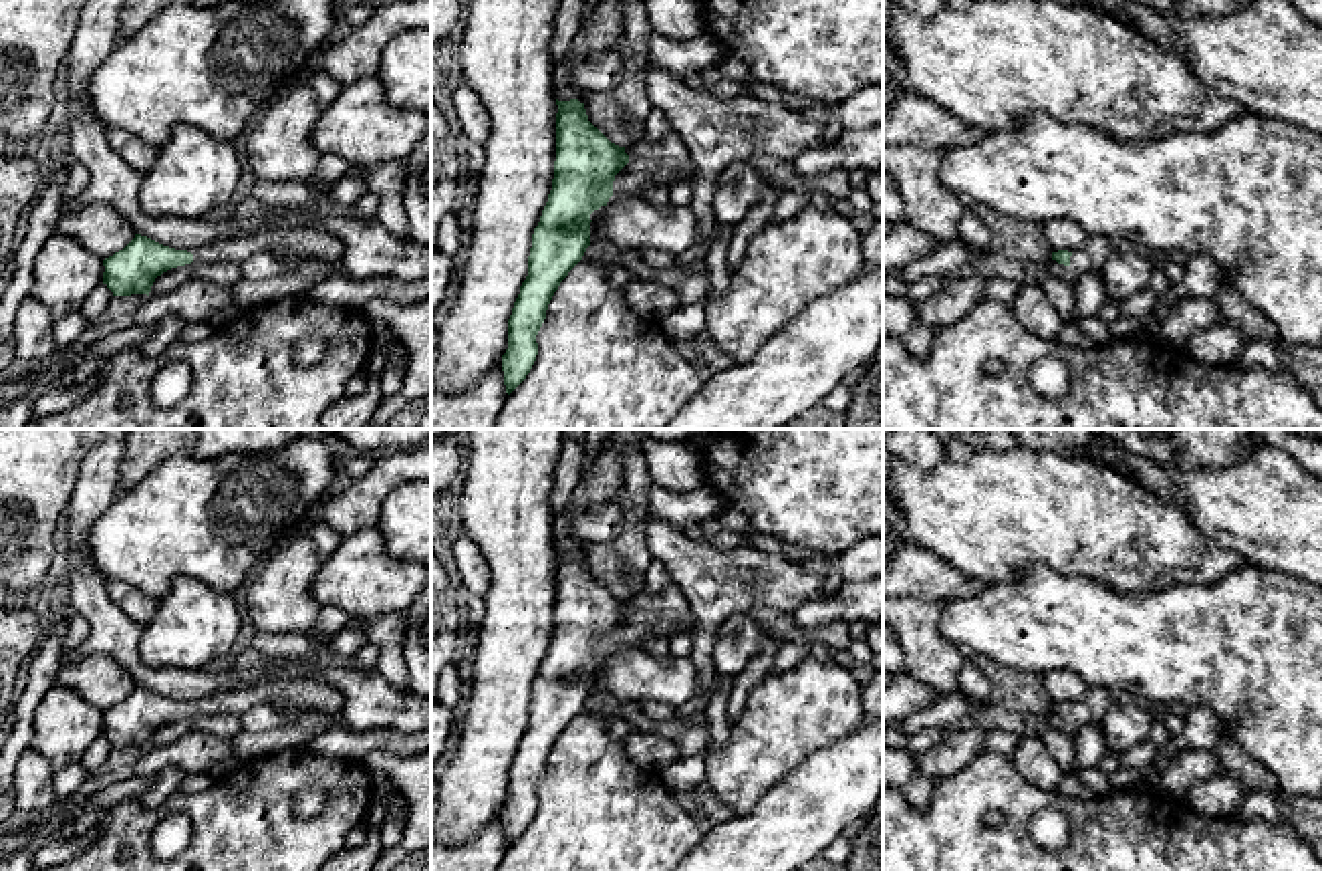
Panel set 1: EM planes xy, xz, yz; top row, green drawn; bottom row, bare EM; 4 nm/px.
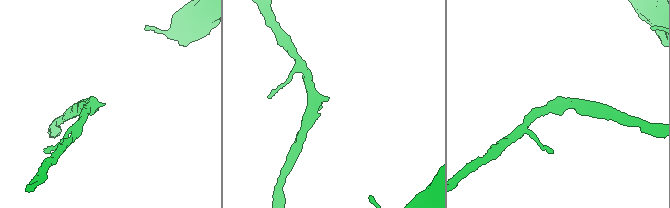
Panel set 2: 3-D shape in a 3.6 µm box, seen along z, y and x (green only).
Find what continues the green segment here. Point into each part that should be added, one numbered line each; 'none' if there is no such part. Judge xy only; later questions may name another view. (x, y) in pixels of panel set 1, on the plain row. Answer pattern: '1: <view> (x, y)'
1: xy (301, 694)

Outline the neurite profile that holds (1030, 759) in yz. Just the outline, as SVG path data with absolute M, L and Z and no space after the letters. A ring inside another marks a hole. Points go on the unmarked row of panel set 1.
M1022 736L1010 760L1024 780L1044 792L1056 790L1064 778L1064 772L1038 736Z

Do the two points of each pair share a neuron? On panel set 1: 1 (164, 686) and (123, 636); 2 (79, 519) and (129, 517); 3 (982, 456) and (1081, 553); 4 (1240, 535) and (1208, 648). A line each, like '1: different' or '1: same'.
1: same
2: different
3: same
4: different

